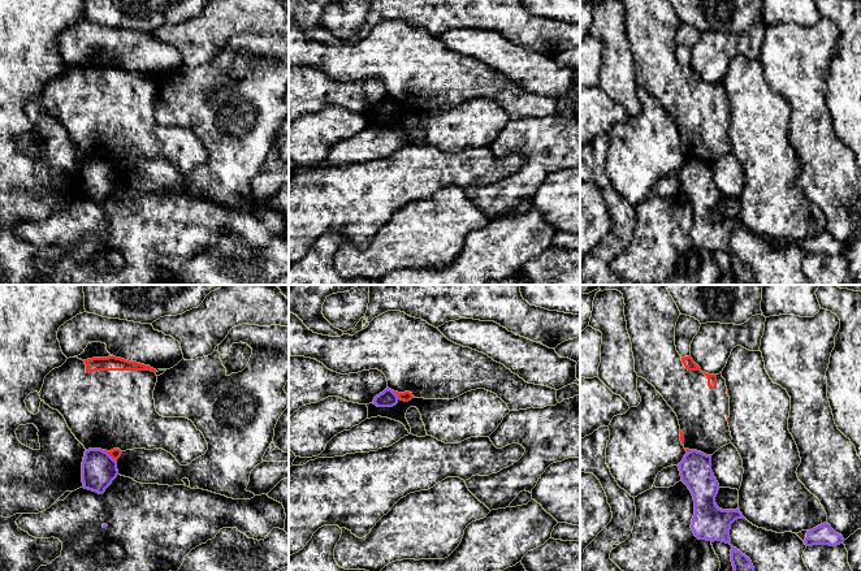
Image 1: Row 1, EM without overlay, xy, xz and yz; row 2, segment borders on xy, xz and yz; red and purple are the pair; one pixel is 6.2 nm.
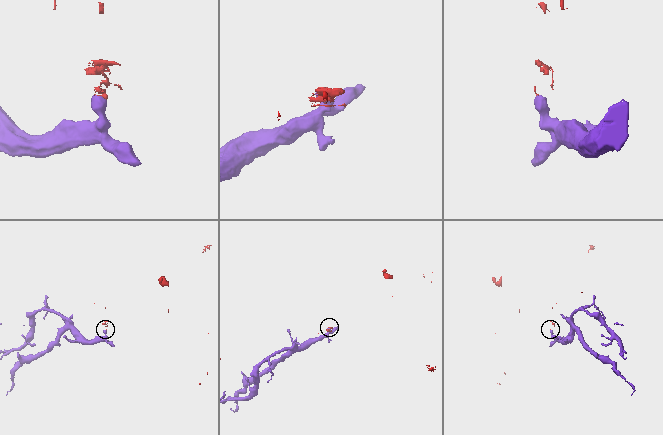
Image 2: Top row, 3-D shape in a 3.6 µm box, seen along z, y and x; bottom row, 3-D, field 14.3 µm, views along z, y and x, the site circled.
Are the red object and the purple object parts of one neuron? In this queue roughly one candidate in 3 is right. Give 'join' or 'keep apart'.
keep apart

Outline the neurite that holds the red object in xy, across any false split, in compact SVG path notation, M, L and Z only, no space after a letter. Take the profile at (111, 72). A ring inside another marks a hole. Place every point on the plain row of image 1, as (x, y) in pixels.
M116 65L82 69L69 66L44 87L40 108L57 118L75 147L88 157L101 157L114 169L126 159L163 157L181 174L205 163L208 152L194 131L186 126L163 126L156 121L153 99L156 78Z

